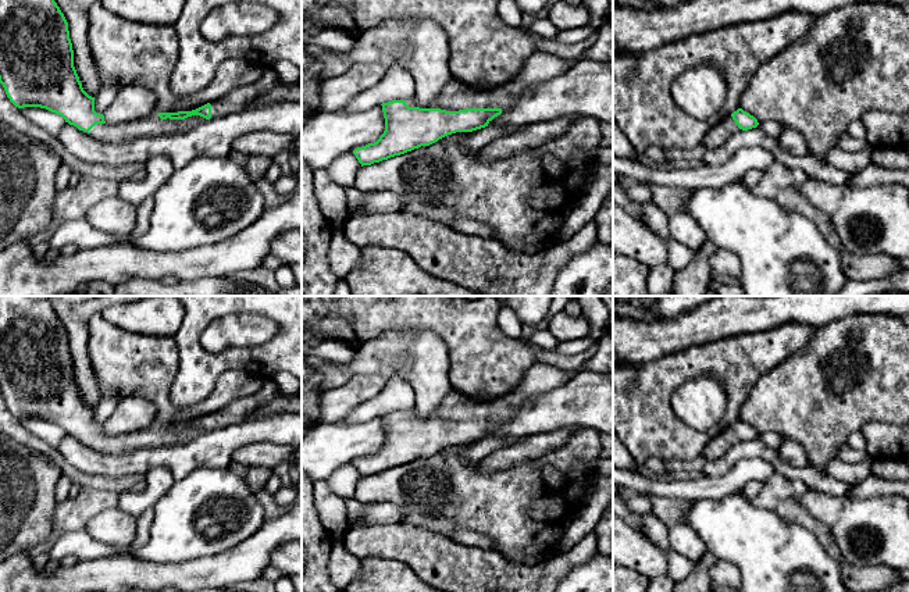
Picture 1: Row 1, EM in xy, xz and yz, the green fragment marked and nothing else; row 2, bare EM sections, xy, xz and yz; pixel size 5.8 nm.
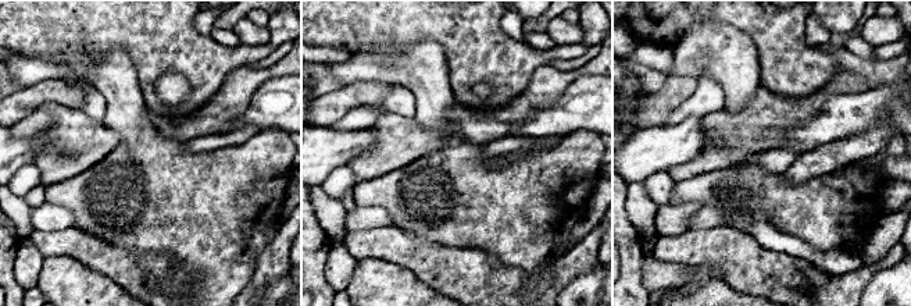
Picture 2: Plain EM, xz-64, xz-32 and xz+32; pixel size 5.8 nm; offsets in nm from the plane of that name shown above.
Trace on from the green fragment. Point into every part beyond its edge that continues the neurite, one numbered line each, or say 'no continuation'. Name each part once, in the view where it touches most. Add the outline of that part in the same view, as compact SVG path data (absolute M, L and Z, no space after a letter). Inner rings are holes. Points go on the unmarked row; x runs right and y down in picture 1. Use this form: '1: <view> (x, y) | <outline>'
1: xz (541, 378) | M537 363L534 364L528 372L525 374L524 379L518 384L517 388L514 388L511 392L502 395L496 399L473 399L468 397L467 395L460 393L457 389L452 388L450 392L445 396L443 402L438 407L438 410L429 417L429 418L421 418L414 410L406 411L406 416L409 418L420 418L420 420L441 420L446 422L459 422L459 421L466 421L466 420L505 420L513 414L516 414L524 402L530 399L531 396L539 396L542 393L549 393L553 389L562 388L568 379L571 379L574 375L571 372L564 372L562 370L553 368L550 365Z

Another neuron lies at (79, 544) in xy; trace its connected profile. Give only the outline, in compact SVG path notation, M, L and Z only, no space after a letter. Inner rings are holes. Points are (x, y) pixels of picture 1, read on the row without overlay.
M85 529L65 532L47 553L50 560L60 561L65 556L92 560L118 554L117 549L92 538Z

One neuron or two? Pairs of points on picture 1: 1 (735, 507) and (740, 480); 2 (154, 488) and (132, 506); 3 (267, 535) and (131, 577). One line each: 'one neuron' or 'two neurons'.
1: two neurons
2: one neuron
3: one neuron

